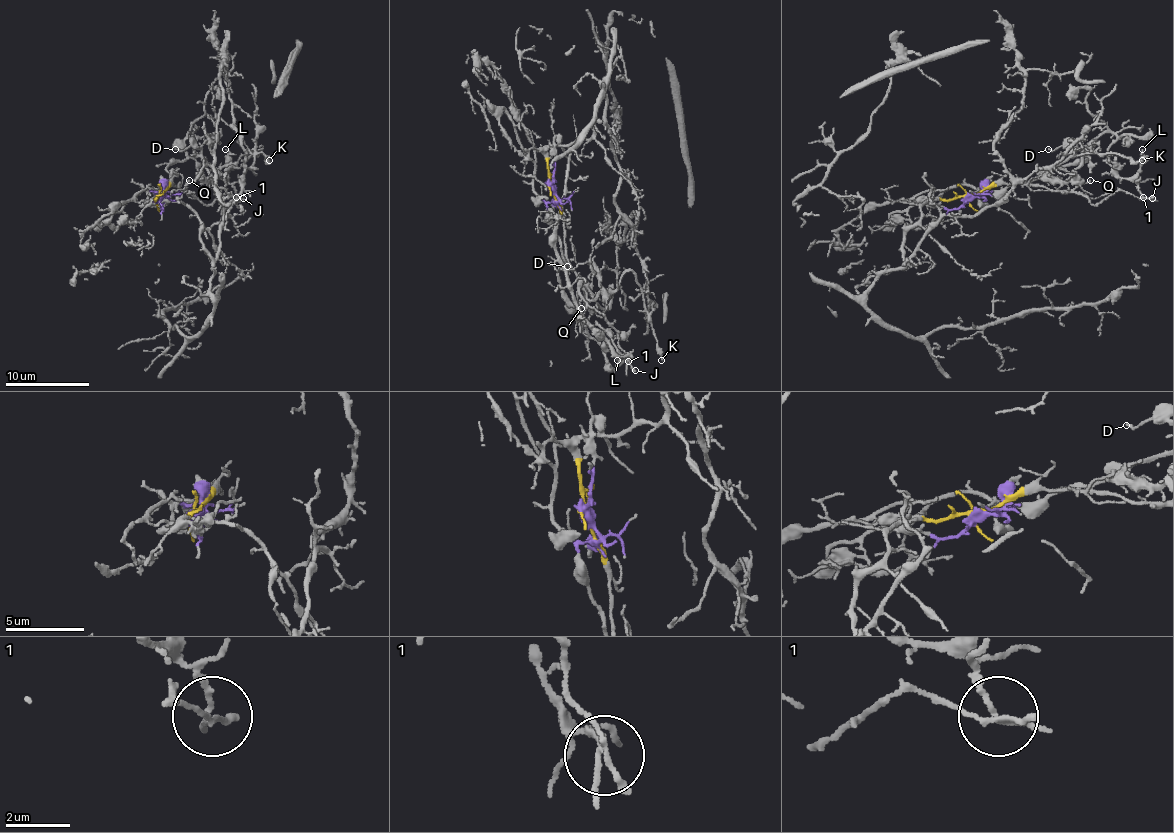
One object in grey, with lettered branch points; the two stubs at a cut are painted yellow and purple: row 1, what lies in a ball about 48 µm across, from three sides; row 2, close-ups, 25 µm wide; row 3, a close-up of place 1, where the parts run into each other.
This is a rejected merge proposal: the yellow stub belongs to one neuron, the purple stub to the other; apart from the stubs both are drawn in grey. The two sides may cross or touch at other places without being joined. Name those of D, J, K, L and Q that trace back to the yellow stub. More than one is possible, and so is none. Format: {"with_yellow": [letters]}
{"with_yellow": ["J", "Q"]}

